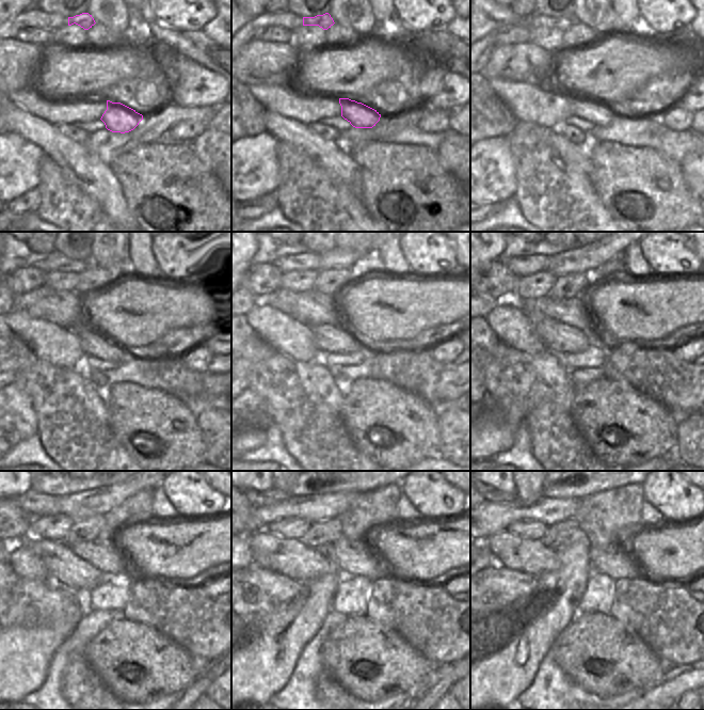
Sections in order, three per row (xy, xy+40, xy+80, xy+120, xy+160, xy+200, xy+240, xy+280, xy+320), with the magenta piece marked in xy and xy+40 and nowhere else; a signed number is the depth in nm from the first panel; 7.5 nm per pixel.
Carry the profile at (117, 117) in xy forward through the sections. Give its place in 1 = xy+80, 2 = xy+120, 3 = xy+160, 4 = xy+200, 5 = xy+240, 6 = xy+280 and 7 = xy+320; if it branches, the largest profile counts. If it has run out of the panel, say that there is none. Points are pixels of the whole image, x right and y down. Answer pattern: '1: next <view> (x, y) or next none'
1: next xy+80 (586, 109)
2: next xy+120 (95, 342)
3: next xy+160 (328, 337)
4: next xy+200 (559, 337)
5: next xy+240 (70, 571)
6: next xy+280 (293, 558)
7: next xy+320 (513, 552)

